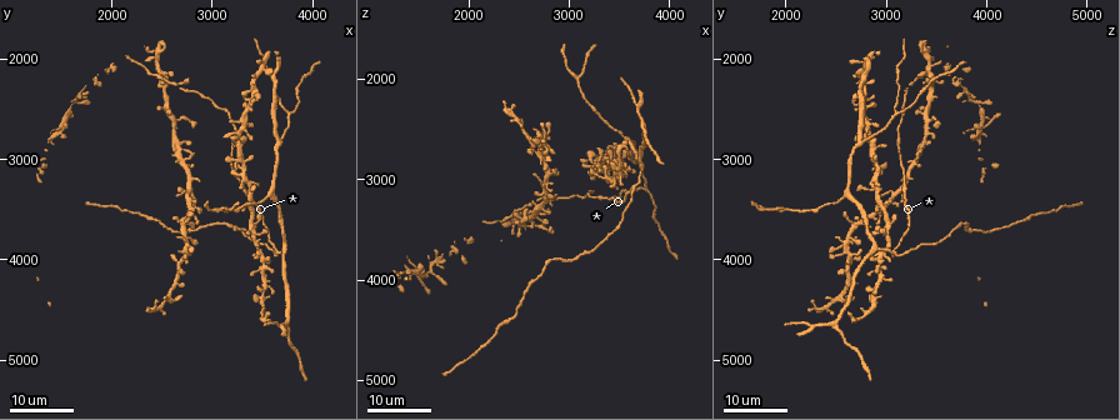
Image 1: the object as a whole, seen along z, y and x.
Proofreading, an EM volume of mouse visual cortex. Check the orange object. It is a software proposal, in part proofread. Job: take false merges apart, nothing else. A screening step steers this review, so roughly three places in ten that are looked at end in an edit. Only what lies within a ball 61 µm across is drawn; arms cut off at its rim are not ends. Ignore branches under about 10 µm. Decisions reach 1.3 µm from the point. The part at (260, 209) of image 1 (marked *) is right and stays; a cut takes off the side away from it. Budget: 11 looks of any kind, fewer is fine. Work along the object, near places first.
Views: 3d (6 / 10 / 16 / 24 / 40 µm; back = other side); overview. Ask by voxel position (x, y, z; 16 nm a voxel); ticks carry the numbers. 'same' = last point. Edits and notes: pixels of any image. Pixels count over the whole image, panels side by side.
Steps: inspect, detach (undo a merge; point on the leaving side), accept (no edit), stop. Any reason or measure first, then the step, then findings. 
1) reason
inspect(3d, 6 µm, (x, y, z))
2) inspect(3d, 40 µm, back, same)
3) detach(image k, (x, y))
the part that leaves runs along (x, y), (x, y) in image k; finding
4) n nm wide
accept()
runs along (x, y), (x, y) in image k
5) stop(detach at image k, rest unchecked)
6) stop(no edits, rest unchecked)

three-way junction
inspect(3d, 24 µm, (3620, 3920, 3100))

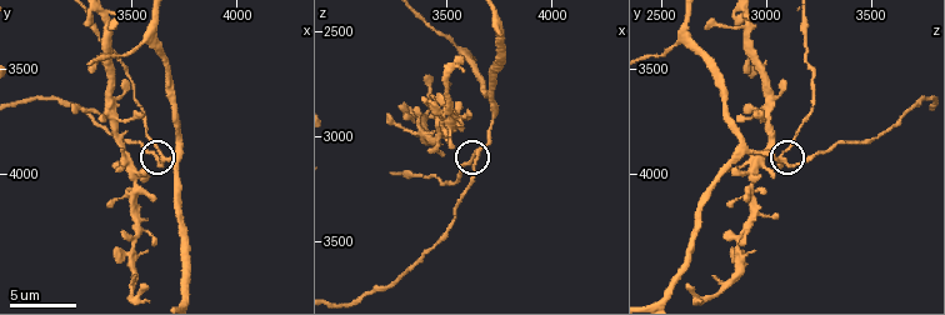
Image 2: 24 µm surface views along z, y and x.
closer look
inspect(3d, 10 µm, (3660, 3920, 3070))

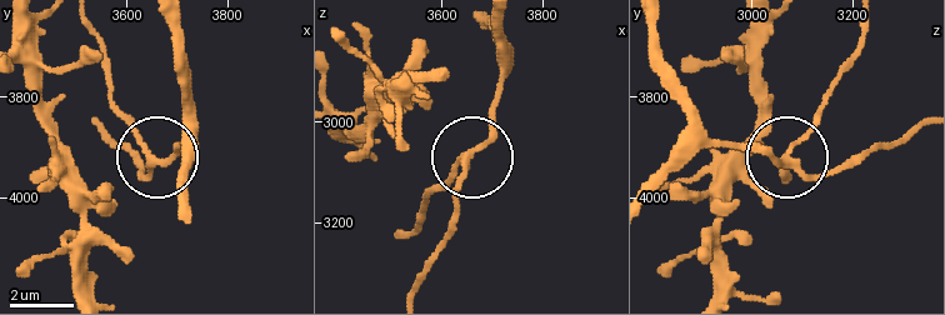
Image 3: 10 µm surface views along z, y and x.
3 arms
accept()
runs along (861, 24), (859, 56), (791, 153), (821, 178), (859, 164) in image 3; one neuron here

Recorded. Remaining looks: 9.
inspect(3d, 16 µm, (3550, 3370, 2590))

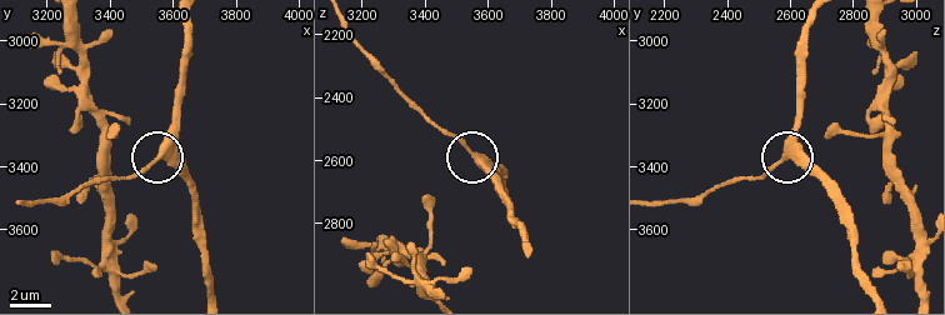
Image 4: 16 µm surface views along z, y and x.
inspect(3d, 16 µm, back, (3550, 3360, 2580))

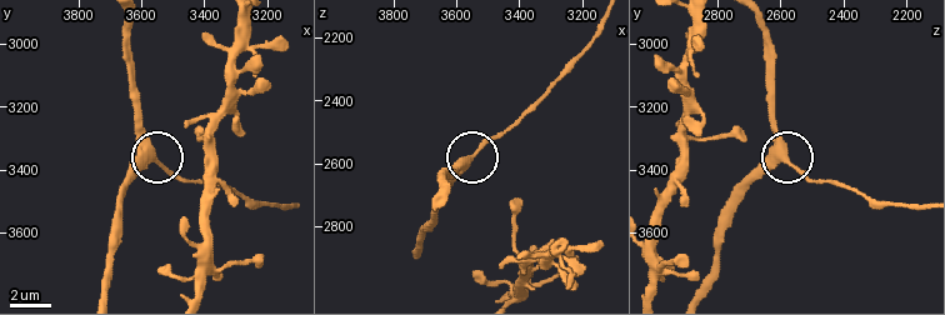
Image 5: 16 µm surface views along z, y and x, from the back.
350 nm wide
accept()
runs along (103, 290), (113, 220), (123, 190), (153, 161), (191, 183) in image 5; continuous, no second neuron

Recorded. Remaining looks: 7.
calibre changes
inspect(3d, 24 µm, (3100, 3500, 2000))

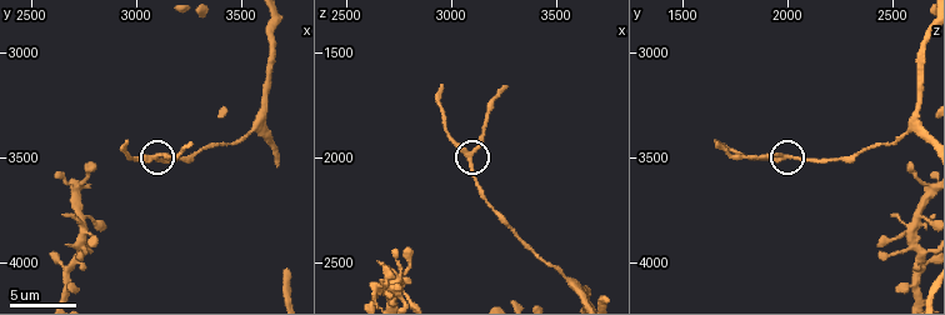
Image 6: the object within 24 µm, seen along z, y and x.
inspect(3d, 6 µm, (3090, 3500, 2020))

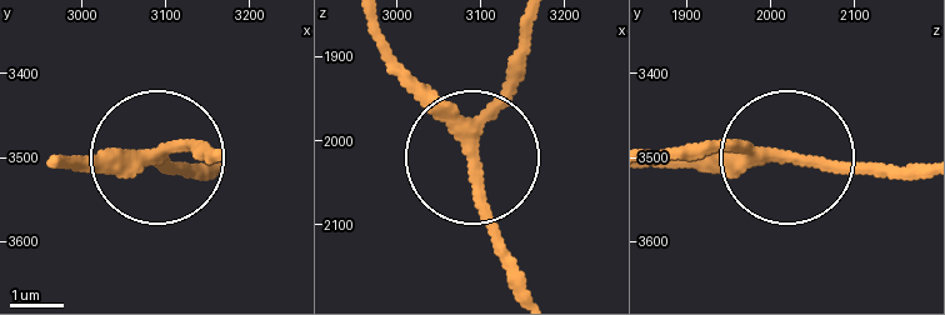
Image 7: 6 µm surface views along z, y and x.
3 arms
accept()
runs along (213, 168), (60, 154) in image 7; continuous, no second neuron

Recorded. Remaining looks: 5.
thick turns thin
inspect(3d, 16 µm, (3780, 2540, 3120))

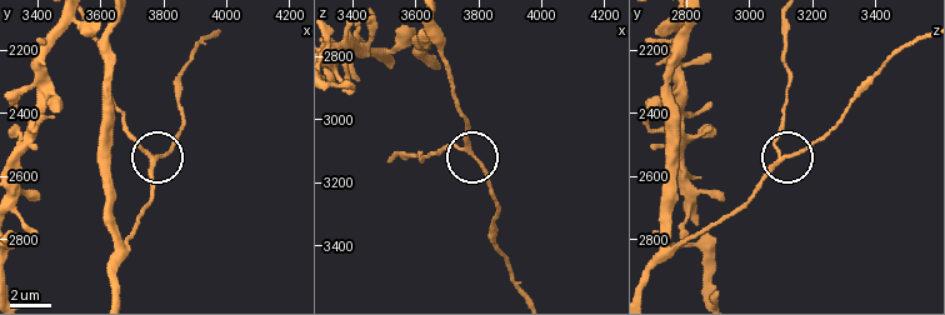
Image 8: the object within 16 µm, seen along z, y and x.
inspect(3d, 6 µm, (3800, 2530, 3120))

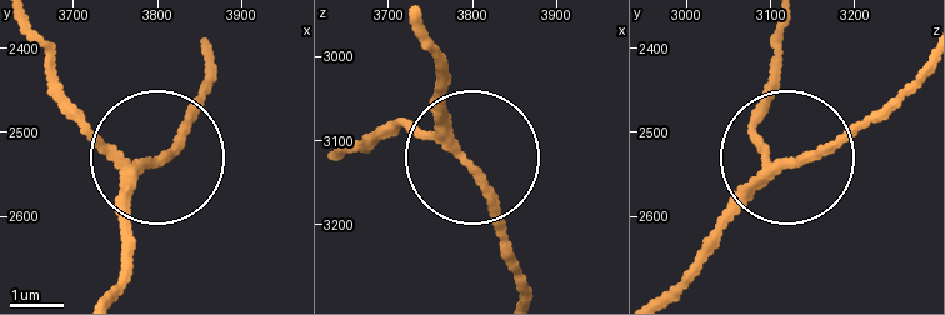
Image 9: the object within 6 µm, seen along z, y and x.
3 arms
accept()
runs along (668, 283), (775, 175), (856, 135), (905, 86) in image 9; continuous, no second neuron

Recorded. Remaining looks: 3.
three-way junction
inspect(3d, 16 µm, (3680, 2840, 2780))

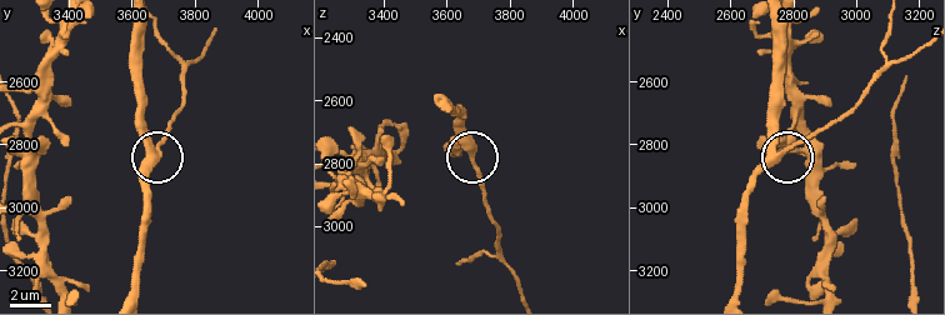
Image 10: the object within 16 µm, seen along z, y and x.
closer look
inspect(3d, 6 µm, (3670, 2820, 2760))

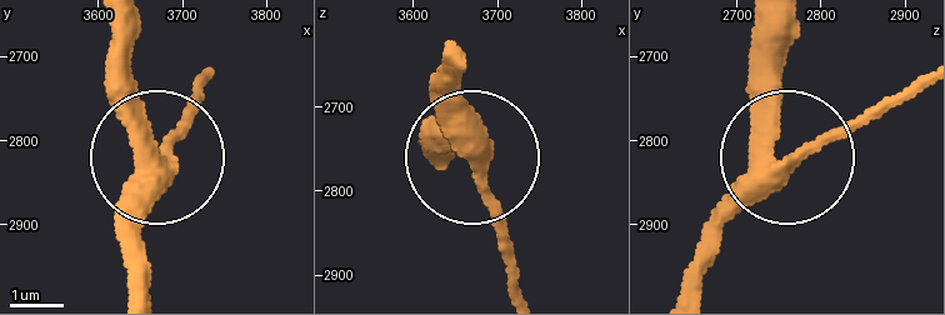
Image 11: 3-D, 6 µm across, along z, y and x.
accept()
runs along (134, 281), (134, 200), (196, 84) in image 11; all the same neuron

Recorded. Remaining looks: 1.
stop(no edits, rest unchecked)

